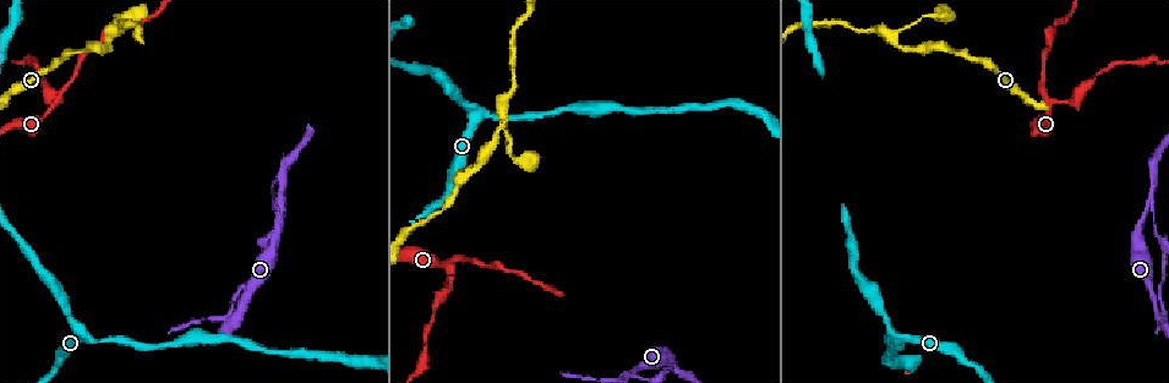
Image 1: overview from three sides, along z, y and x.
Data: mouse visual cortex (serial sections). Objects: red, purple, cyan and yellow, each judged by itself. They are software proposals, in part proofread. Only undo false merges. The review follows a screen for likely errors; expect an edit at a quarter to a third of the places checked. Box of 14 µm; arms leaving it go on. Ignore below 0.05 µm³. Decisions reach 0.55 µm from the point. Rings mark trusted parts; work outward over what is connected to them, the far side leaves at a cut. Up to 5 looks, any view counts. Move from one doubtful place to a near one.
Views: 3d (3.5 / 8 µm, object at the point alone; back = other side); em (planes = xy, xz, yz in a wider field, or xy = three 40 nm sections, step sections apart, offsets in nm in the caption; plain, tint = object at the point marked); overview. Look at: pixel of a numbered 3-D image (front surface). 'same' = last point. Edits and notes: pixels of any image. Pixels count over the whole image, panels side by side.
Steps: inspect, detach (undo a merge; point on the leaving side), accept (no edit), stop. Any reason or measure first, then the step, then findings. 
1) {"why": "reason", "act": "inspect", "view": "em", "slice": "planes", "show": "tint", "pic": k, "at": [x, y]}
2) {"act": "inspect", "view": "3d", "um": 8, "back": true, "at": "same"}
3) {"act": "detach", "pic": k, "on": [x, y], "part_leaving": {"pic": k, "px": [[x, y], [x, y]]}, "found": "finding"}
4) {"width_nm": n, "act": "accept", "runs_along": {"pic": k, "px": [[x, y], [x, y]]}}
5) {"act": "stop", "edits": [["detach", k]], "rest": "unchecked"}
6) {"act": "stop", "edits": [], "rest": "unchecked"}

{"why": "arms run side by side", "act": "inspect", "view": "3d", "um": 3.5, "pic": 1, "at": [1150, 204]}

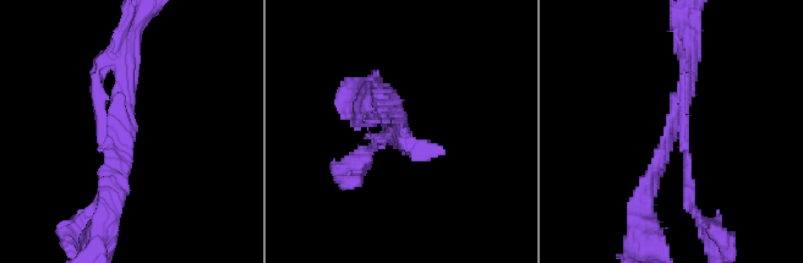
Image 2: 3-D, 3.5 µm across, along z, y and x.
{"arms": 3, "arm_widths_nm": [100, 200, 200], "act": "inspect", "view": "em", "slice": "xy", "step": 3, "show": "tint", "pic": 2, "at": [674, 130]}

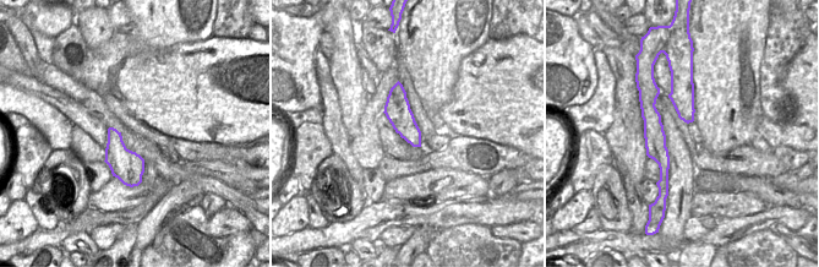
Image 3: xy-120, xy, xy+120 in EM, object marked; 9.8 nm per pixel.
{"act": "inspect", "view": "em", "slice": "xy", "step": 2, "show": "tint", "at": "same"}

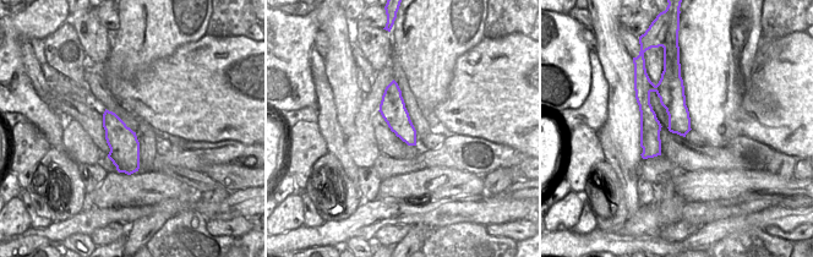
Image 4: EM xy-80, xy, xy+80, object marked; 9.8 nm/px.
{"act": "accept", "found": "continuous, no second cell"}

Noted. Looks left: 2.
{"why": "arms part here", "act": "inspect", "view": "3d", "um": 3.5, "back": true, "pic": 1, "at": [1046, 100]}

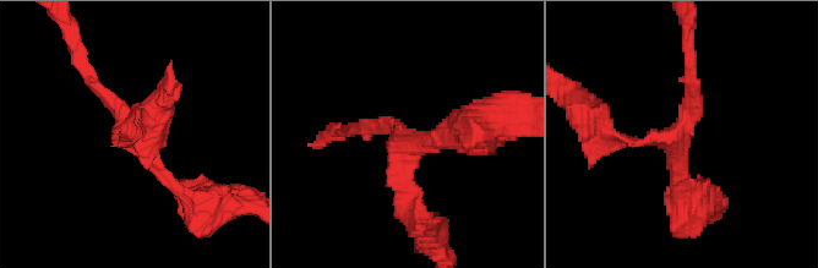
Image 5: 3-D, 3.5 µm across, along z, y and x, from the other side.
{"arms": 3, "arm_widths_nm": [150, 150, 200], "act": "inspect", "view": "em", "slice": "xy", "step": 5, "show": "tint", "pic": 5, "at": [406, 143]}

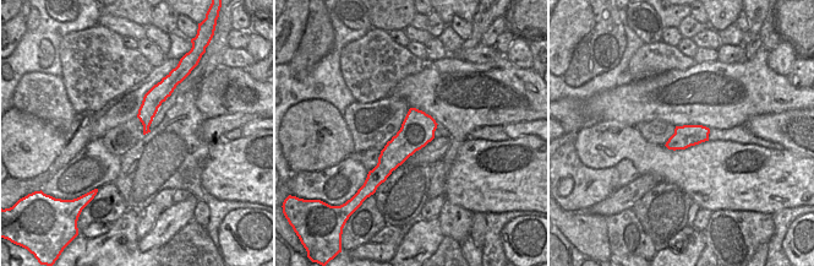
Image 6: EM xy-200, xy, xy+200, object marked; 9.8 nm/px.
{"width_nm": 340, "act": "accept", "runs_along": {"pic": 5, "px": [[680, 198], [676, 138], [598, 131]]}, "found": "one cell here"}

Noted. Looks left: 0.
{"act": "stop", "edits": [], "rest": "unchecked"}

